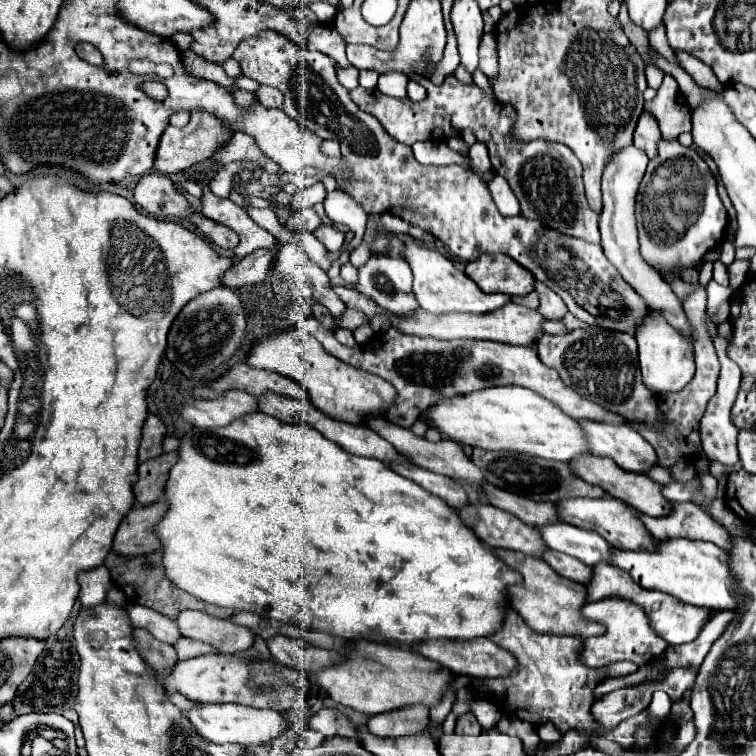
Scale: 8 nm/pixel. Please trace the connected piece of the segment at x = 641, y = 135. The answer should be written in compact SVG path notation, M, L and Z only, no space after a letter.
M643 113L639 117L639 123L637 123L637 129L635 129L635 135L633 135L633 143L639 149L643 149L649 155L649 159L655 159L659 139L661 139L661 131L659 131L657 121L651 115Z

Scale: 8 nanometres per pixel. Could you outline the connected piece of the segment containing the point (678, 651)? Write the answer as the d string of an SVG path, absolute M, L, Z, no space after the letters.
M719 611L715 615L715 619L711 619L709 625L703 627L703 631L699 633L699 637L687 645L669 645L665 655L659 657L659 661L653 661L653 663L647 663L643 667L663 667L663 669L671 669L671 667L677 667L677 665L701 665L705 655L709 653L713 641L721 635L721 629L731 621L733 613L727 613L727 611Z

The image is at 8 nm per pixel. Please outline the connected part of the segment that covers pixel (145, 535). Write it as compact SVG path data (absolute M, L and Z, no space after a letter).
M153 503L145 507L133 507L121 521L117 529L113 551L123 557L135 557L153 553L159 547L159 541L153 533L153 525L165 515L167 503Z

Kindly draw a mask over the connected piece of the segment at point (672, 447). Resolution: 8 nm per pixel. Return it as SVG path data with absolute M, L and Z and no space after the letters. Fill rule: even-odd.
M699 285L685 301L683 301L683 309L689 317L689 321L695 327L695 335L697 335L697 343L695 343L695 363L697 363L697 373L691 379L691 383L679 391L679 393L667 393L667 395L657 395L657 403L661 407L661 411L667 415L667 435L663 433L655 433L647 427L637 427L633 425L657 451L659 457L659 465L661 467L671 467L677 459L691 459L697 453L699 447L699 421L703 417L703 411L709 403L709 399L715 395L717 389L717 375L719 375L719 359L717 353L713 349L713 341L709 339L709 333L705 329L703 317L705 317L705 307L707 307L707 287Z

